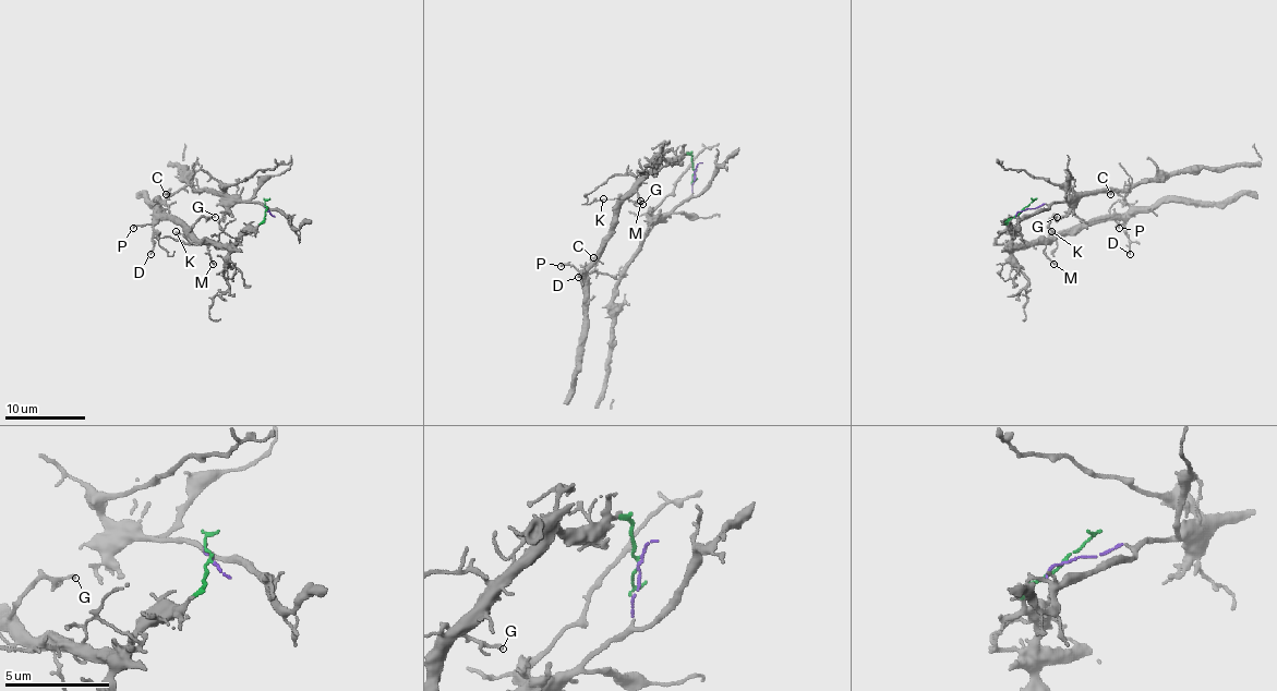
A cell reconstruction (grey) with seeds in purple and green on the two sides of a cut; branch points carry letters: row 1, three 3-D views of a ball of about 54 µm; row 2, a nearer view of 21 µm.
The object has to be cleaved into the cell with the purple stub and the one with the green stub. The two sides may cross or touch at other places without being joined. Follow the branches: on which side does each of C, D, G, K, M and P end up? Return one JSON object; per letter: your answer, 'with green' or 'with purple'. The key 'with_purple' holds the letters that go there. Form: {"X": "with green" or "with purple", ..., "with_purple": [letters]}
{"C": "with green", "D": "with green", "G": "with green", "K": "with green", "M": "with green", "P": "with green", "with_purple": []}

